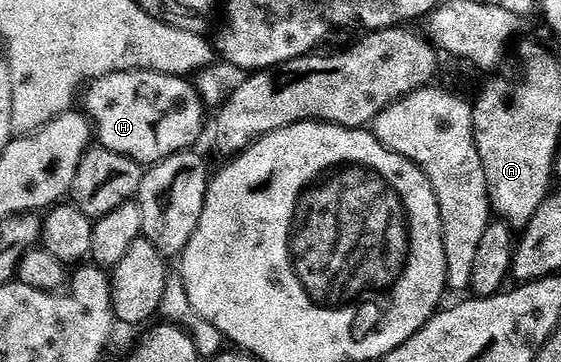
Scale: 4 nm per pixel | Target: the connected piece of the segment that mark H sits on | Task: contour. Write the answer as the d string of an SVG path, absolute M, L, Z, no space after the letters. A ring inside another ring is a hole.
M151 70L113 73L93 82L88 92L84 109L93 121L98 143L139 165L152 166L175 154L186 153L196 147L194 145L203 134L207 108L202 94L192 81L180 75L153 73Z

